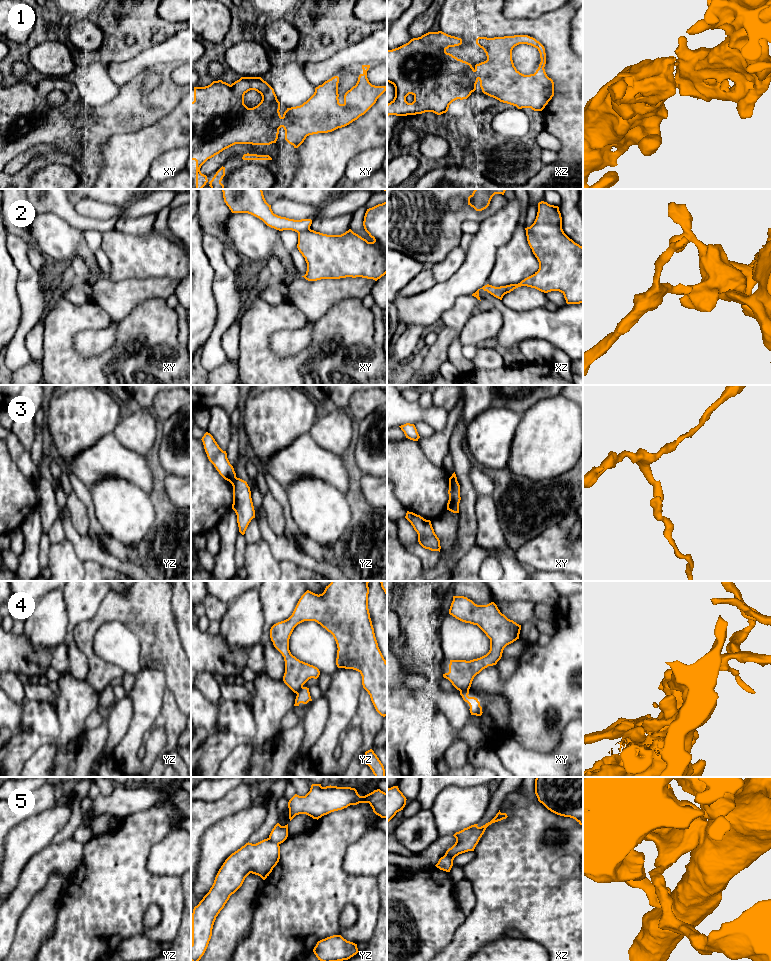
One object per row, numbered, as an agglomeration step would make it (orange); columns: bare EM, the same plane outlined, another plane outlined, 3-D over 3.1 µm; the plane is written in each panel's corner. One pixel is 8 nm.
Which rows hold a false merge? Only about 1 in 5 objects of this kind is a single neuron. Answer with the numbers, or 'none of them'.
2, 3, 4, 5

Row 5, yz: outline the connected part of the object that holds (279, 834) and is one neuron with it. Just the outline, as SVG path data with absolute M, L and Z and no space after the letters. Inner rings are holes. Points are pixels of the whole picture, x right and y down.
M277 823L269 835L269 839L278 844L283 843L287 839L287 837L288 837L288 824L285 826L281 826L279 823Z

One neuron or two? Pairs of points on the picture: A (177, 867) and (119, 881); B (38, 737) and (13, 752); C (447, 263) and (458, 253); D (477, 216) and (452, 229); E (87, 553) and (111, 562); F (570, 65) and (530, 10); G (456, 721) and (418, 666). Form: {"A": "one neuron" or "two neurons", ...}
{"A": "two neurons", "B": "one neuron", "C": "one neuron", "D": "one neuron", "E": "one neuron", "F": "two neurons", "G": "two neurons"}

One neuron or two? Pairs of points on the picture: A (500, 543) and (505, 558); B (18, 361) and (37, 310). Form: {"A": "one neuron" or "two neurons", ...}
{"A": "one neuron", "B": "one neuron"}

